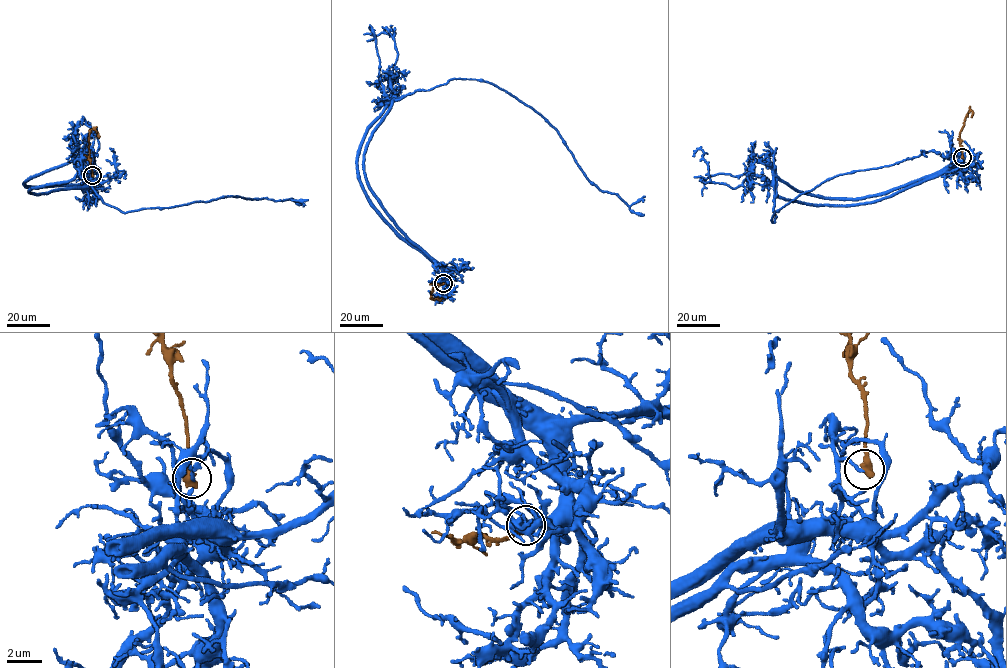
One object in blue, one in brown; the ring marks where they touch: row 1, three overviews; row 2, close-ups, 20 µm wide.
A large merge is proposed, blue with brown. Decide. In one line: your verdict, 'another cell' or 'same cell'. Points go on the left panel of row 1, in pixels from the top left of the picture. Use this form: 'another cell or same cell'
another cell

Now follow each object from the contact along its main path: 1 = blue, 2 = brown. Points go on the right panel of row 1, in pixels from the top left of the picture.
1: (962, 157), (856, 204), (775, 191), (772, 222), (834, 176), (921, 150)
2: (962, 157), (959, 132), (970, 108), (971, 117)

